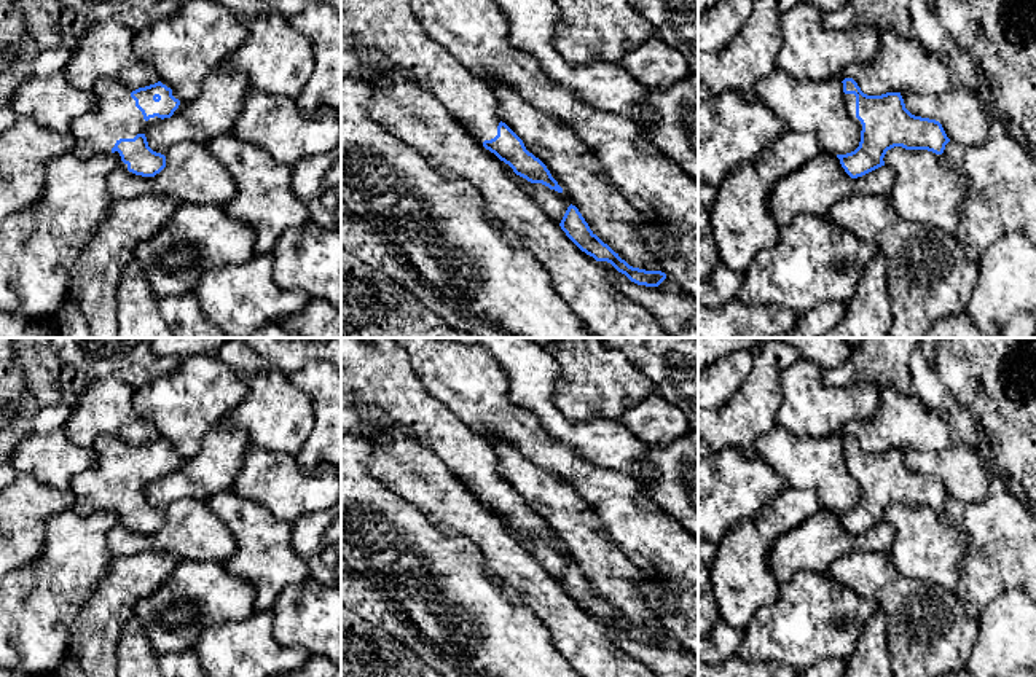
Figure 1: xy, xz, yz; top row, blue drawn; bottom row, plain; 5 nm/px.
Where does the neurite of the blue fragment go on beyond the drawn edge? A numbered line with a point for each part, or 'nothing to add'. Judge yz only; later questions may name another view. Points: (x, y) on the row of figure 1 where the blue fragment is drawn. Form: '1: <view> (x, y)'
1: yz (850, 99)

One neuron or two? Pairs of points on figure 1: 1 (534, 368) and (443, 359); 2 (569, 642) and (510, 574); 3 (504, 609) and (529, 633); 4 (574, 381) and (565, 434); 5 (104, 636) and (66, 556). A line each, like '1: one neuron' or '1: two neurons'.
1: two neurons
2: one neuron
3: one neuron
4: two neurons
5: two neurons

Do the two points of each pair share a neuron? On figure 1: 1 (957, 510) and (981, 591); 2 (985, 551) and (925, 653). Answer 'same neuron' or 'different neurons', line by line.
1: same neuron
2: different neurons

